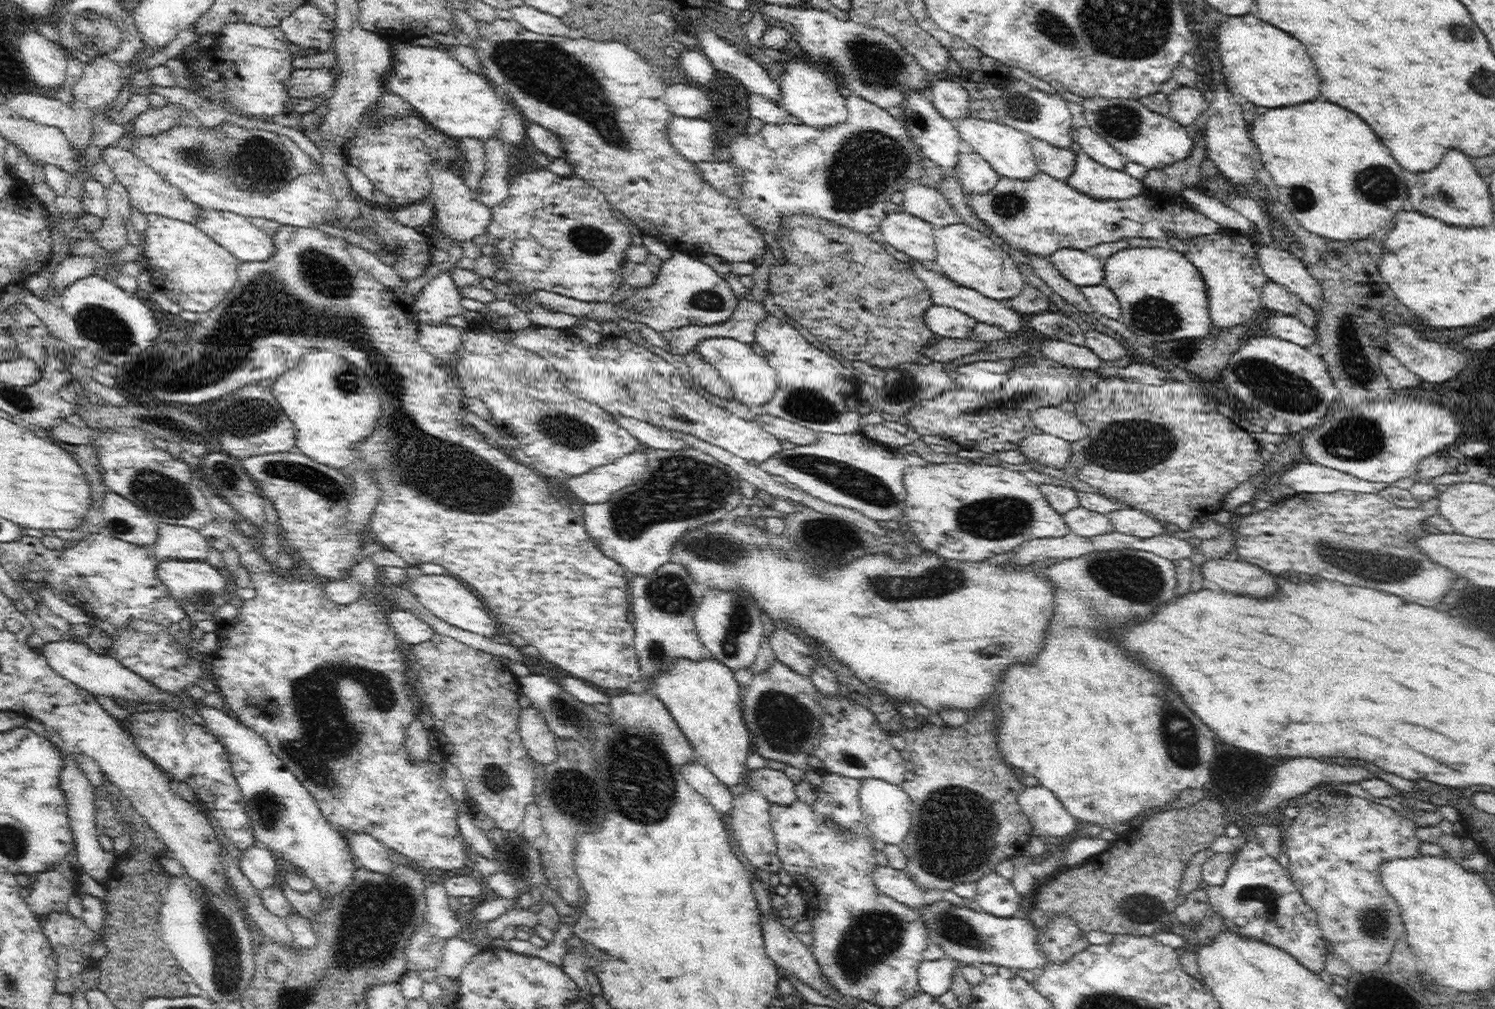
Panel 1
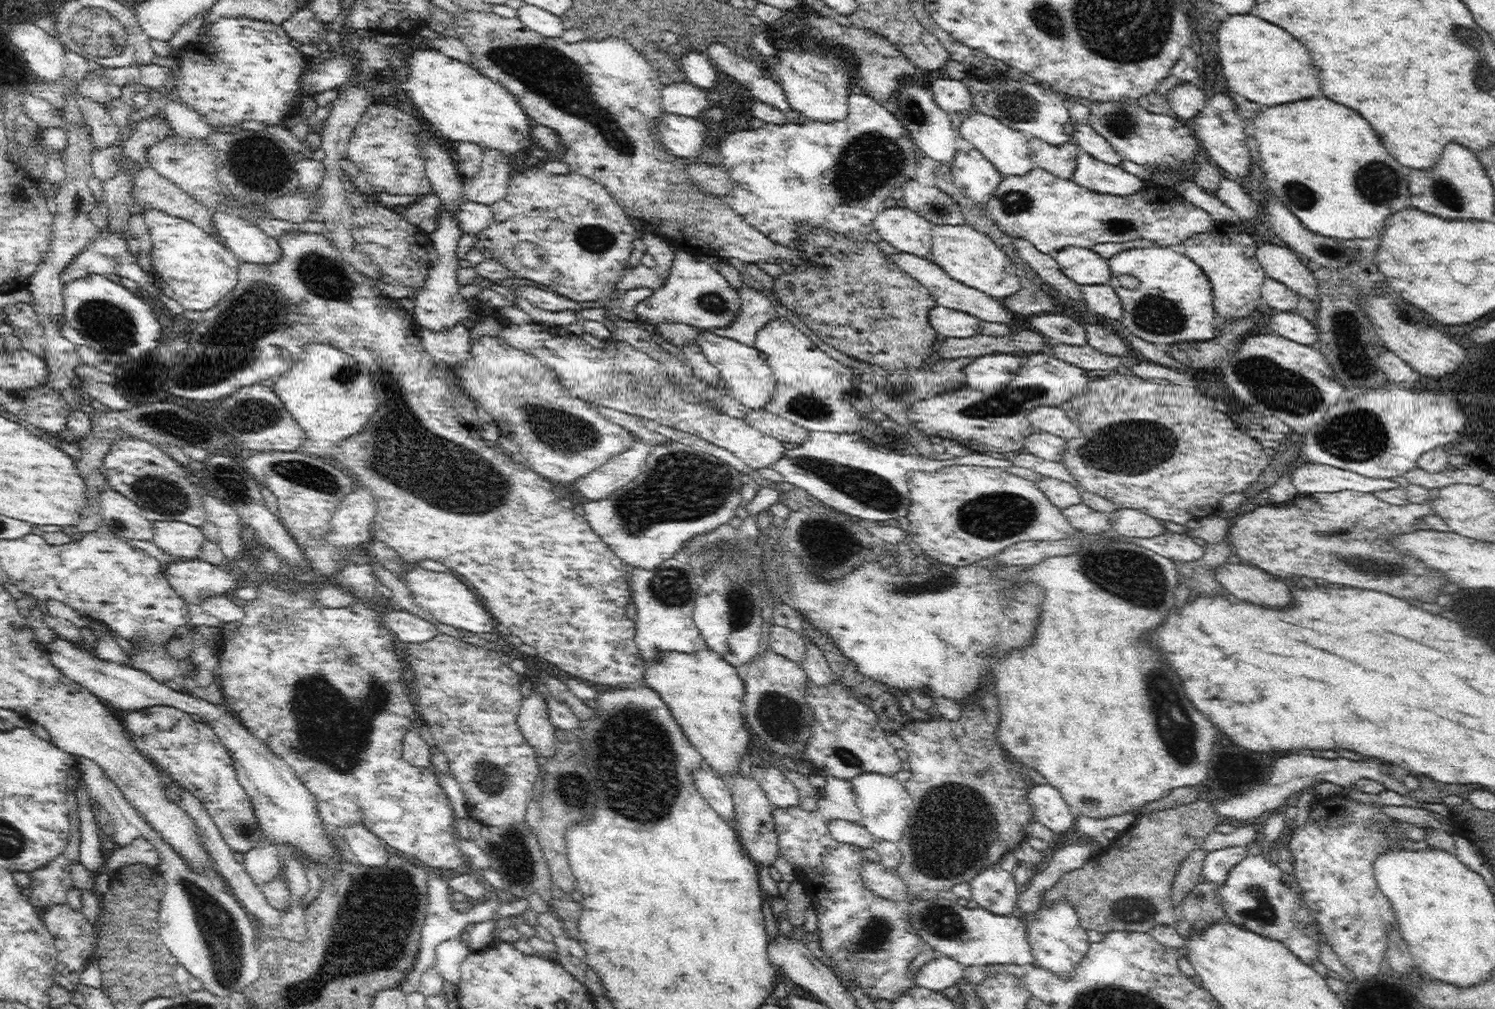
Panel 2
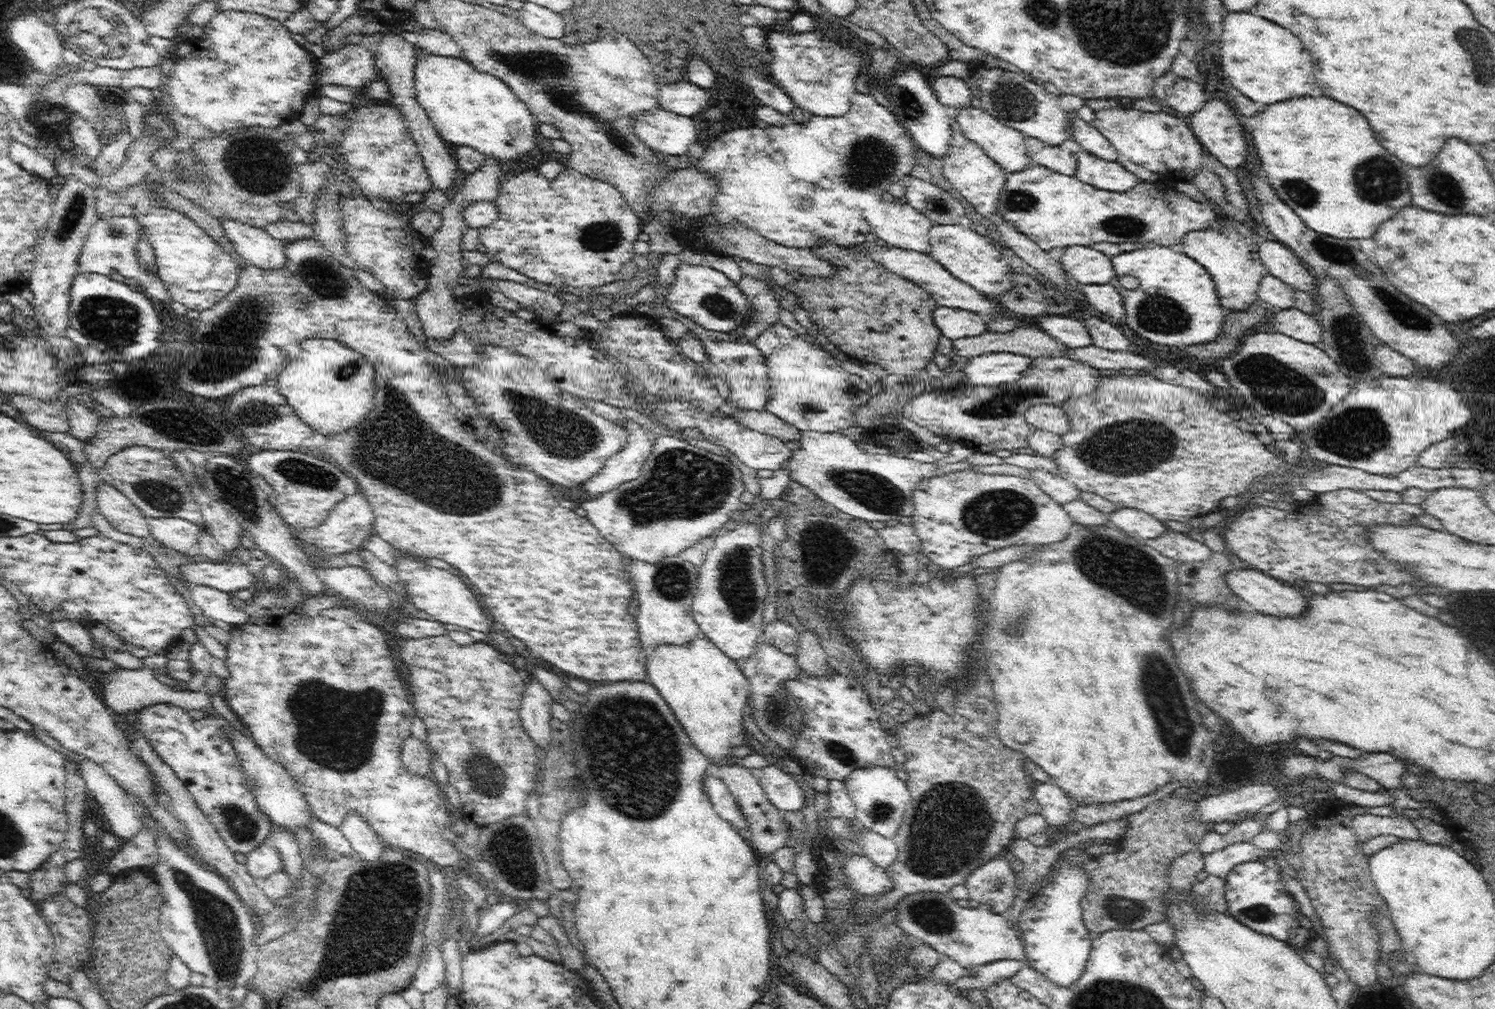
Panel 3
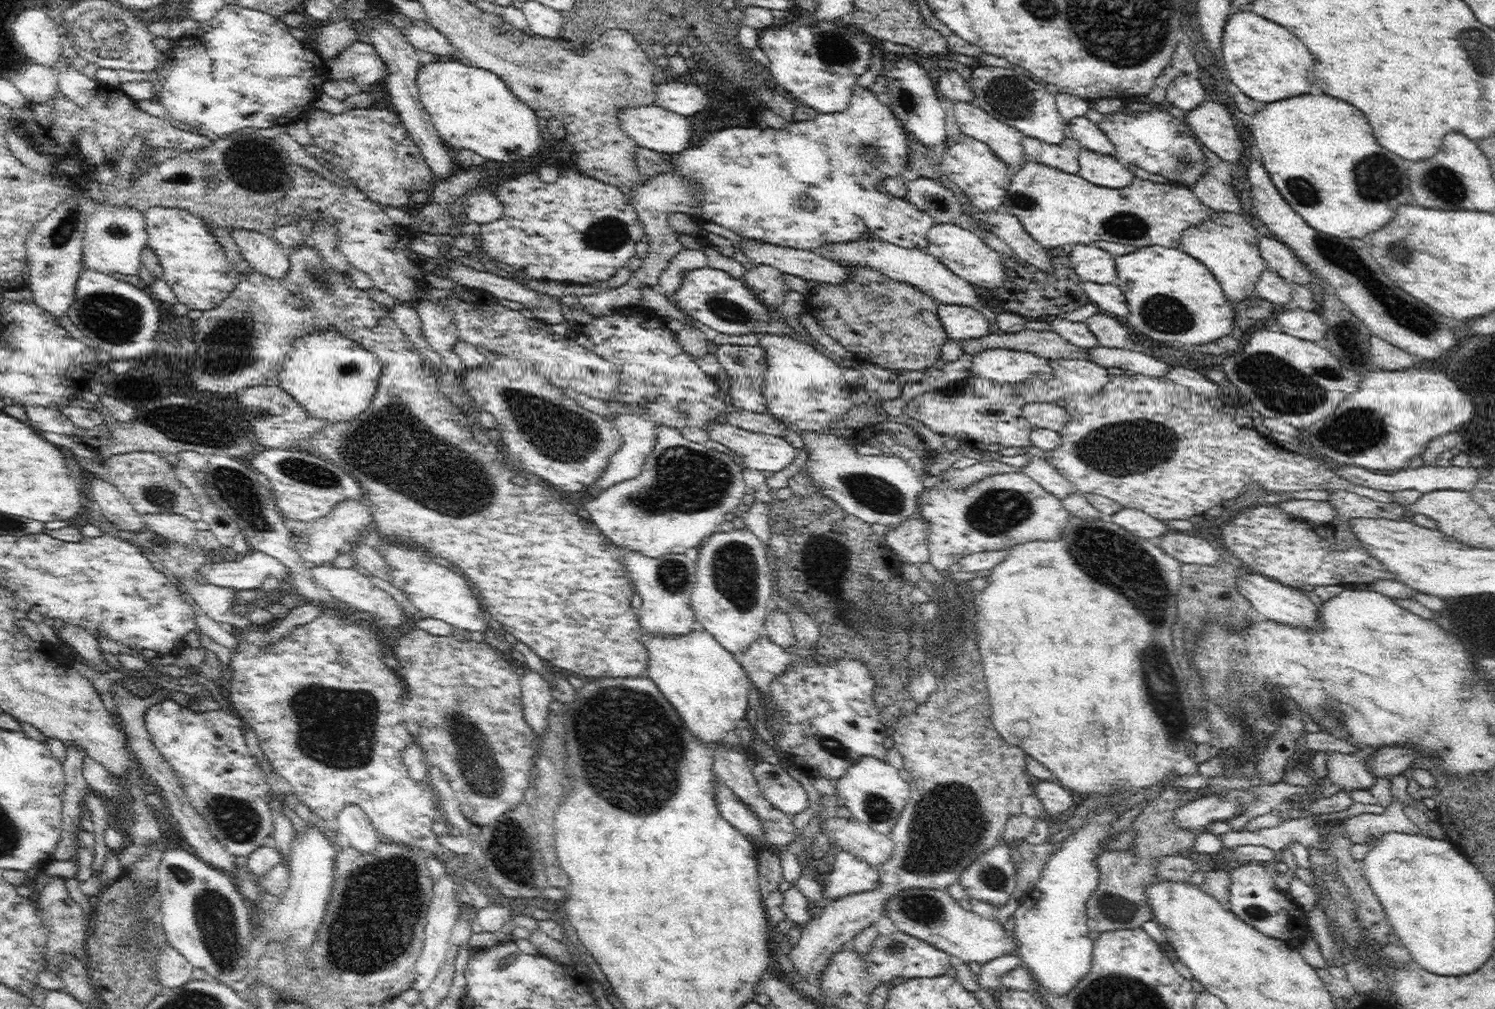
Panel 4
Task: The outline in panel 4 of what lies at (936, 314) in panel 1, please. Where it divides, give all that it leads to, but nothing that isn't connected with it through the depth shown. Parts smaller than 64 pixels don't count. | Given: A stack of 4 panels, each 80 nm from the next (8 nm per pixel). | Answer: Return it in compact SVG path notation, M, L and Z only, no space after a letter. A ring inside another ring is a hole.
M940 304L937 315L947 338L953 341L984 336L993 329L986 317L976 309Z

